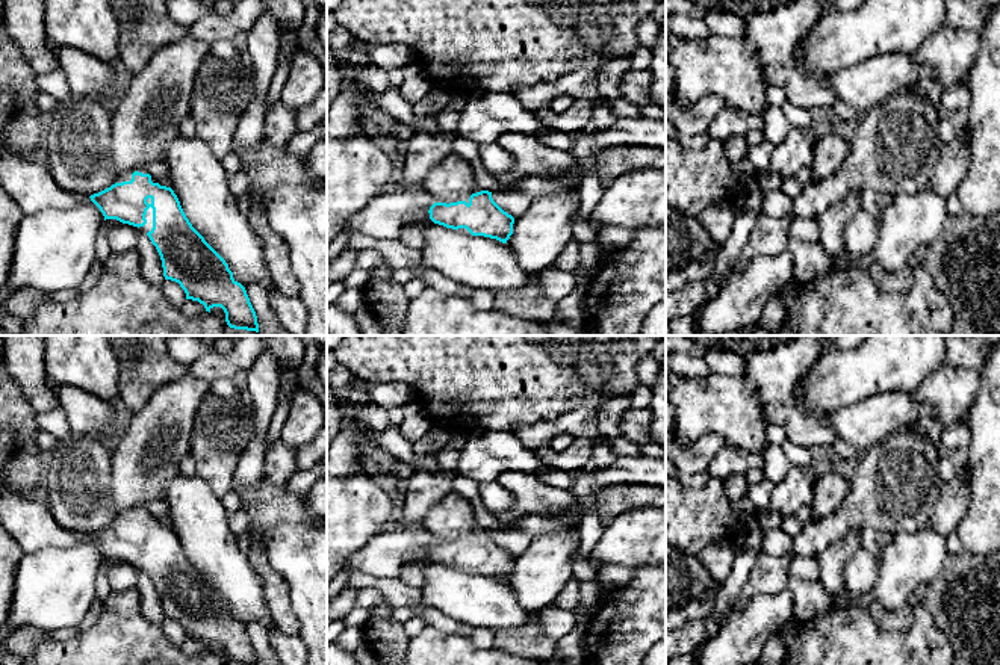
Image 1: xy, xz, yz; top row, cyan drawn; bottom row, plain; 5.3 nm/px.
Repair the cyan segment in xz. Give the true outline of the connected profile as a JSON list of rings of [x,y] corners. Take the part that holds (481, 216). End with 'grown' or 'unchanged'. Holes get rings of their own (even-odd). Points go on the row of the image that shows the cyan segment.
[[[398,177],[380,198],[349,216],[345,231],[395,240],[407,224],[430,218],[434,224],[507,243],[514,218],[481,190],[457,203],[437,203],[424,187],[404,187]]]; grown

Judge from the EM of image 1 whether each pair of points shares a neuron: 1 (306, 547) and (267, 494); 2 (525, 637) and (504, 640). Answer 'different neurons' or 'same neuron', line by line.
1: same neuron
2: same neuron

